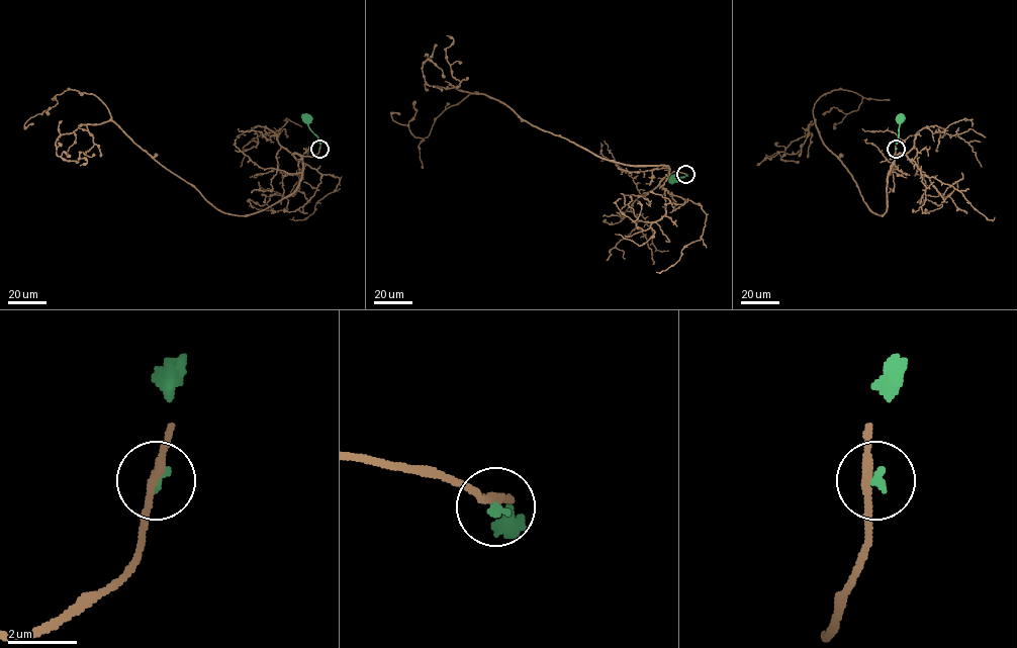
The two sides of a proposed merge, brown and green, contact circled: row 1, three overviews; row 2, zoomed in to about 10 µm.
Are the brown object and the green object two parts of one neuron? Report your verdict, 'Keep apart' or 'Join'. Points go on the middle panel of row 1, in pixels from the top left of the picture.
Keep apart

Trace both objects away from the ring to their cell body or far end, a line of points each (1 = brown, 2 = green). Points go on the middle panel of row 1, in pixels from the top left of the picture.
1: (685, 174), (669, 173), (665, 165), (602, 158), (475, 91), (445, 109), (424, 141), (390, 113), (399, 114)
2: (685, 174), (670, 178), (673, 179)

